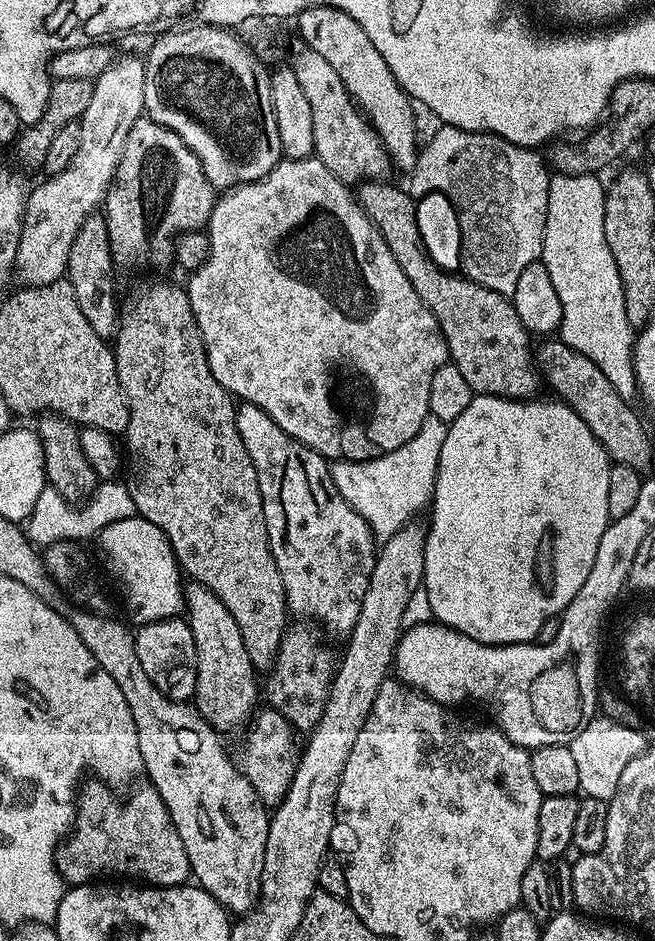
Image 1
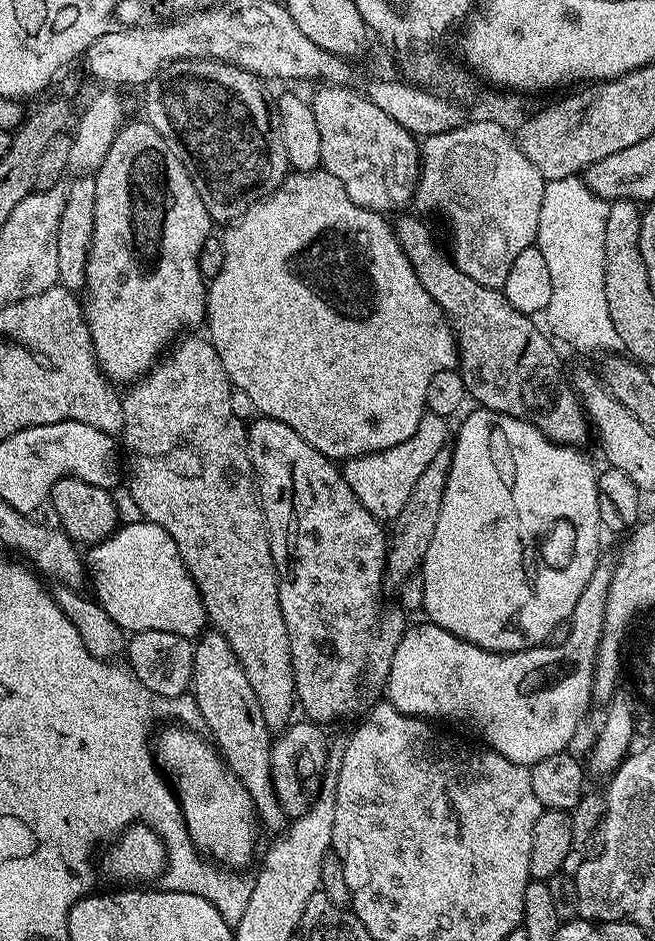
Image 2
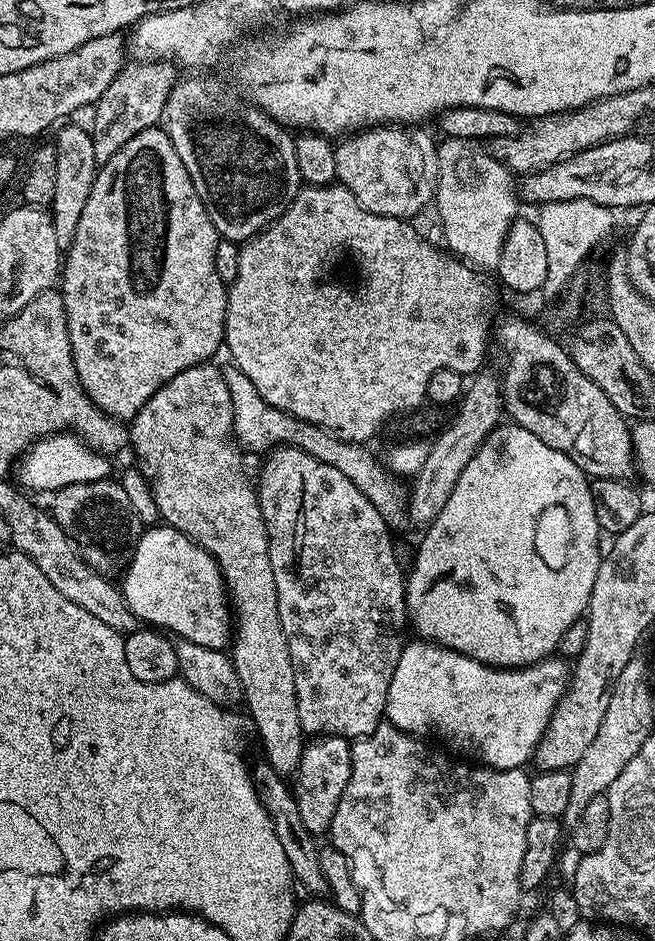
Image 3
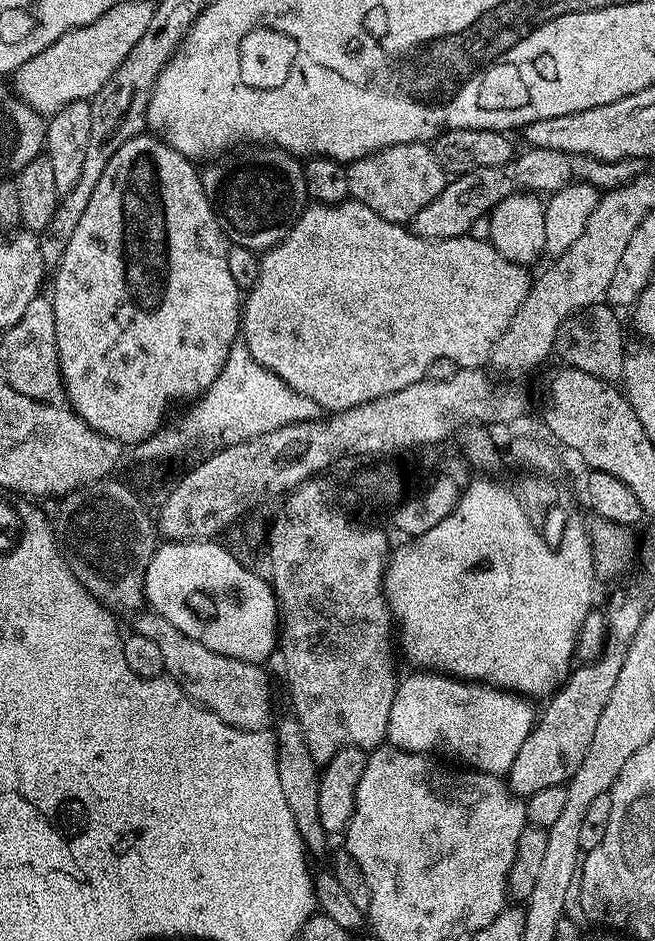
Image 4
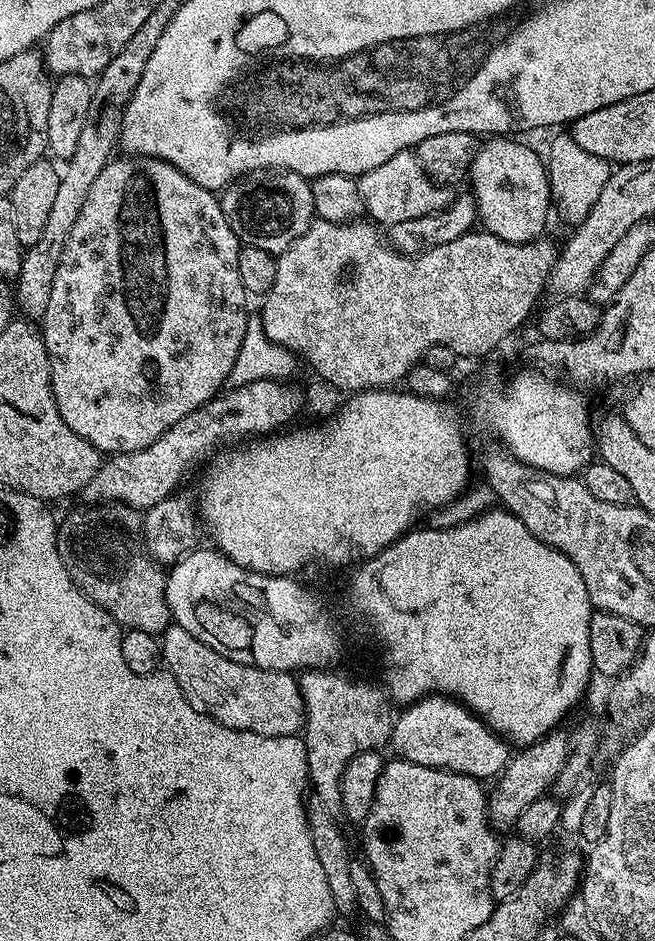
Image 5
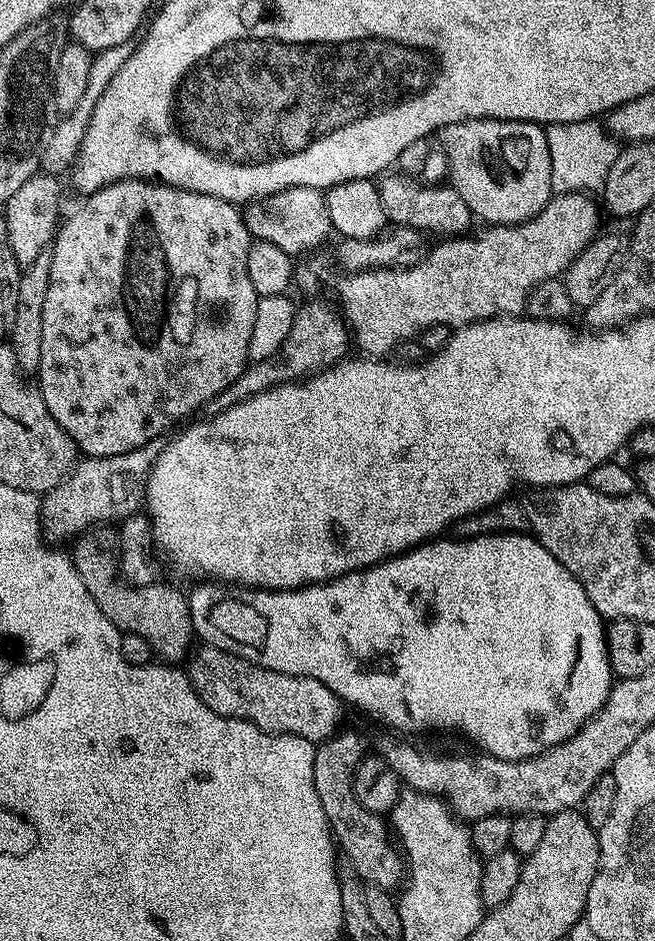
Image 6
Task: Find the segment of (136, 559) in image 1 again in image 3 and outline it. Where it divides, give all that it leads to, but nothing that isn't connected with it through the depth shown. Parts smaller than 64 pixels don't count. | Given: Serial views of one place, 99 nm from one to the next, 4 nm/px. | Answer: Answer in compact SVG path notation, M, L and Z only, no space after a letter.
M152 526L143 532L140 541L132 549L132 561L122 573L123 580L124 600L128 603L128 609L136 615L137 621L156 630L167 630L181 640L198 642L198 646L221 650L229 647L234 635L234 612L230 607L230 593L220 574L220 567L205 548L195 544L177 528Z

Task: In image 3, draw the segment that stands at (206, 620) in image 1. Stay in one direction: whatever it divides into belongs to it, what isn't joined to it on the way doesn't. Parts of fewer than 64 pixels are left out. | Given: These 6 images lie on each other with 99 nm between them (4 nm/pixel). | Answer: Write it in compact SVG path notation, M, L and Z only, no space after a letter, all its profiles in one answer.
M260 762L257 768L255 765L254 779L256 782L256 791L260 793L261 800L264 801L264 805L268 808L270 822L274 826L274 834L278 834L278 842L282 846L282 851L286 853L286 862L290 862L290 870L292 871L295 883L299 887L301 884L308 891L307 895L309 897L327 897L328 886L326 884L326 877L322 874L322 862L320 861L321 845L318 843L317 837L313 836L310 830L306 830L306 826L302 822L302 814L298 814L298 802L292 794L289 781L285 777L279 776L266 762Z

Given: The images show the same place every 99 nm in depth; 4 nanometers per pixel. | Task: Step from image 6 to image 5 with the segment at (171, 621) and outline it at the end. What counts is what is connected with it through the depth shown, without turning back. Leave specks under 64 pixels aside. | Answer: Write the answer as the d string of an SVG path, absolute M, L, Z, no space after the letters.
M92 502L88 508L76 508L65 520L59 521L56 530L56 545L58 554L74 582L87 594L91 600L110 618L119 622L121 629L142 630L153 634L163 633L172 620L172 612L166 602L164 581L166 572L157 564L143 547L144 522L141 513L135 508L115 502Z

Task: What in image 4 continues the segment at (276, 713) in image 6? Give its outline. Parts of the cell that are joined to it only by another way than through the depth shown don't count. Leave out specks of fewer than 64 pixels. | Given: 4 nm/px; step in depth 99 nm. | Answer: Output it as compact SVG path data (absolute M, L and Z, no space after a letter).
M141 610L135 613L134 620L134 631L158 645L165 673L189 698L206 710L218 714L218 718L222 718L222 722L226 722L231 728L263 732L273 723L272 684L260 664L242 662L238 658L206 650L202 642L194 642L194 638L170 626L166 618L154 611Z

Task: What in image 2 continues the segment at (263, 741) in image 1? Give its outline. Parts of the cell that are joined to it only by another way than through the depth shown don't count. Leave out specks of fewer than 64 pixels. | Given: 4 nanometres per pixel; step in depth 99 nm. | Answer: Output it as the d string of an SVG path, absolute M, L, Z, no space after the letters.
M300 718L288 725L272 742L272 777L276 783L276 793L284 807L284 813L290 818L301 816L310 803L308 787L312 780L319 781L325 775L328 766L328 736L321 725Z

